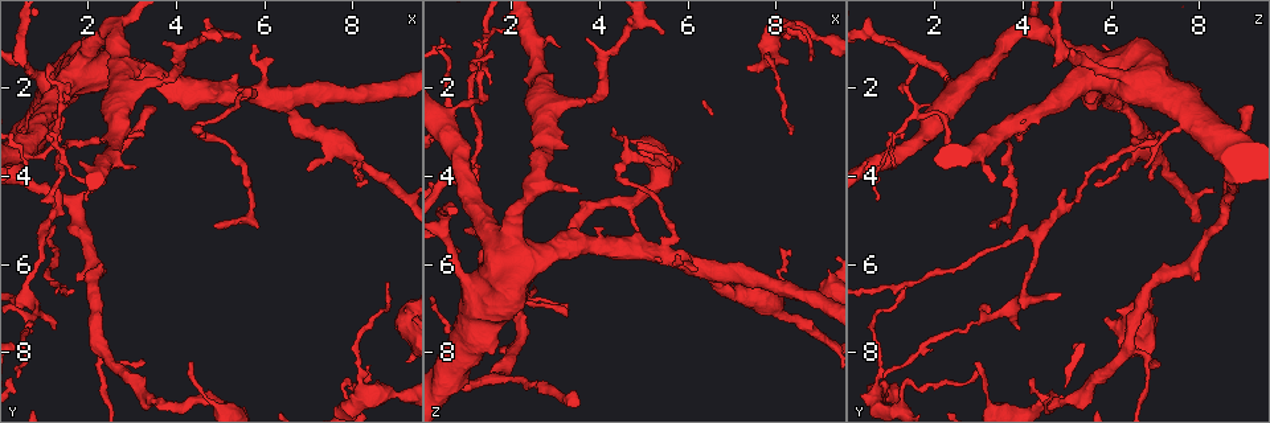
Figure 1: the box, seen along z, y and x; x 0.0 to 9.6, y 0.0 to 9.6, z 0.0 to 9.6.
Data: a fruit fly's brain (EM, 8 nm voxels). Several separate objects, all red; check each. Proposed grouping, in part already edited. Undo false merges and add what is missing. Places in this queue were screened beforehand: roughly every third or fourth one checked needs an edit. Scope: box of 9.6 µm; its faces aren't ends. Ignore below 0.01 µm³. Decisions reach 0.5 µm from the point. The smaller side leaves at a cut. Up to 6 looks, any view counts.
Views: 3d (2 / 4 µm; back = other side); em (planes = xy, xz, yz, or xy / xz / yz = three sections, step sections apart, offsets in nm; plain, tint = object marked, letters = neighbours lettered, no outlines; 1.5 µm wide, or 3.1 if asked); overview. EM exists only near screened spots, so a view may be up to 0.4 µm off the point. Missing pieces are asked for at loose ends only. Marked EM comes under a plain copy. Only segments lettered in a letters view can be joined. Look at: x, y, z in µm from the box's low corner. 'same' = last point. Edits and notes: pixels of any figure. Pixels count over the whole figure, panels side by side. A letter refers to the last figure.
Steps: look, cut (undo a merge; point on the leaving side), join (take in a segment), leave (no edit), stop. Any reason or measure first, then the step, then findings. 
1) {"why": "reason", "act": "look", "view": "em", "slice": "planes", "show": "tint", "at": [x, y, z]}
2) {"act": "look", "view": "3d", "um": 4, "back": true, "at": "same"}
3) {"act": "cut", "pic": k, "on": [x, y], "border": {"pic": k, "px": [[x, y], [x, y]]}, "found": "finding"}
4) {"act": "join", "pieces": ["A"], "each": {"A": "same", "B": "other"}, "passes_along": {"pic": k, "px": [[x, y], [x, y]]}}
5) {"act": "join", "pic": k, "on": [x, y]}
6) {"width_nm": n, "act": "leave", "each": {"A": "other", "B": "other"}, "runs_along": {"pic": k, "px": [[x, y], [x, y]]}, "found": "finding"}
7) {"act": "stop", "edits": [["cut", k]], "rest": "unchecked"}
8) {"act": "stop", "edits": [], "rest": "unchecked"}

{"why": "thin end", "act": "look", "view": "3d", "um": 4, "at": [8.30, 8.30, 2.95]}

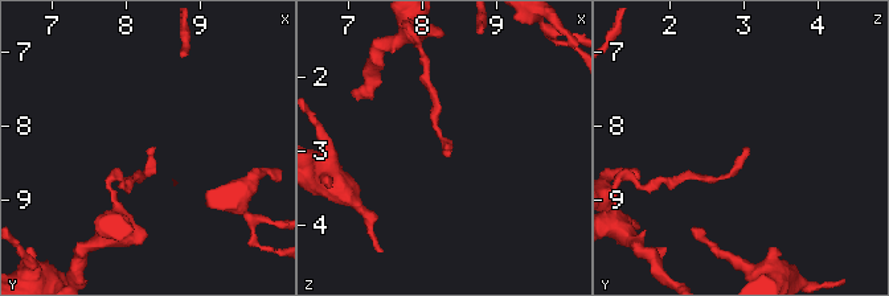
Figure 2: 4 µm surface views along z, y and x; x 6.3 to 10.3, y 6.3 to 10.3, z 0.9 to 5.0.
{"act": "look", "view": "em", "slice": "xz", "step": 8, "show": "tint", "at": [8.35, 8.30, 3.00]}

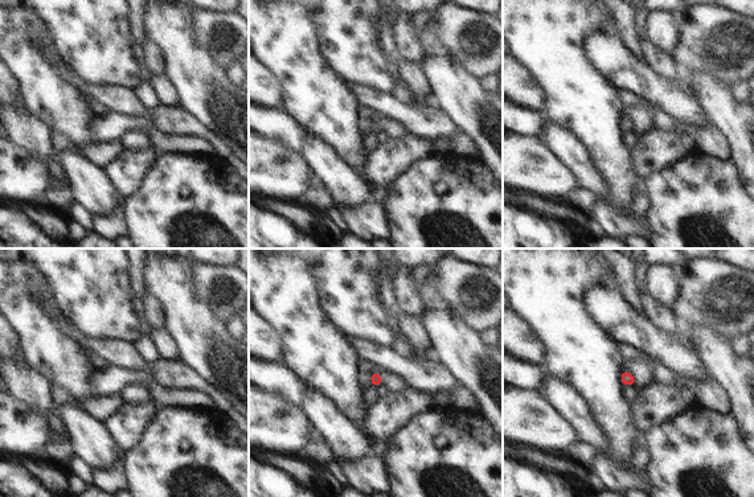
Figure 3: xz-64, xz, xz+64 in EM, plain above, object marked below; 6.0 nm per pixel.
{"act": "look", "view": "em", "slice": "planes", "show": "letters", "at": "same"}

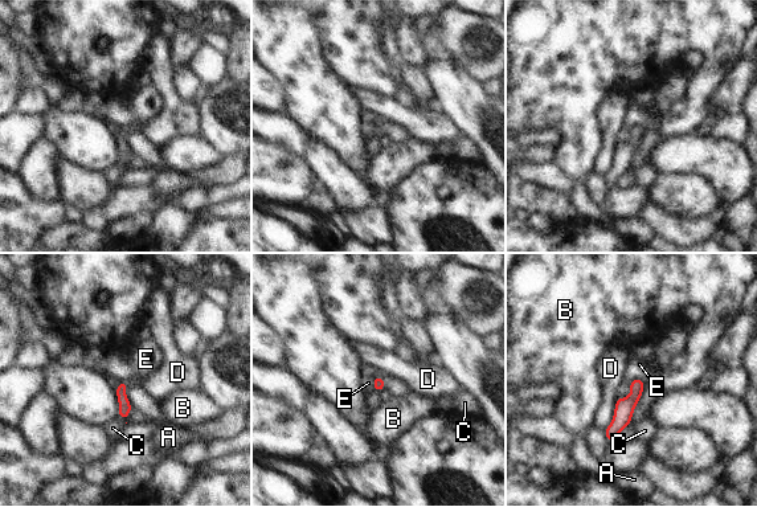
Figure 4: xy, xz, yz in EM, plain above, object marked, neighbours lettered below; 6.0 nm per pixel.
{"act": "leave", "each": {"A": "other", "B": "other", "C": "other", "D": "other", "E": "other"}, "found": "no lettered segment goes on from it"}

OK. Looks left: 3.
{"why": "an open end", "act": "look", "view": "3d", "um": 2, "back": true, "at": [8.85, 6.45, 1.35]}

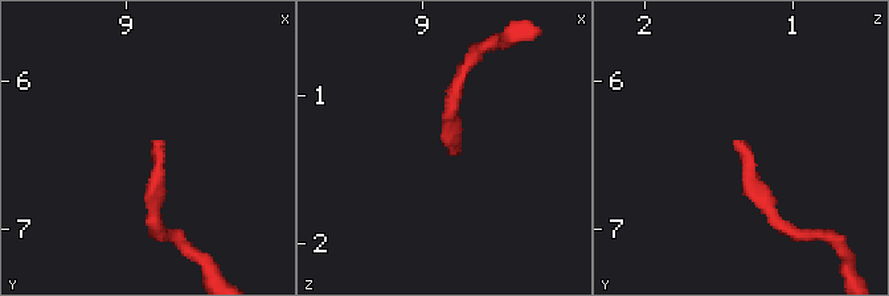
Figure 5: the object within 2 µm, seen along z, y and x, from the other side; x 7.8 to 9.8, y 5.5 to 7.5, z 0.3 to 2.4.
{"why": "shape alone is not enough", "act": "look", "view": "em", "slice": "planes", "show": "letters", "at": [8.80, 6.42, 1.42]}

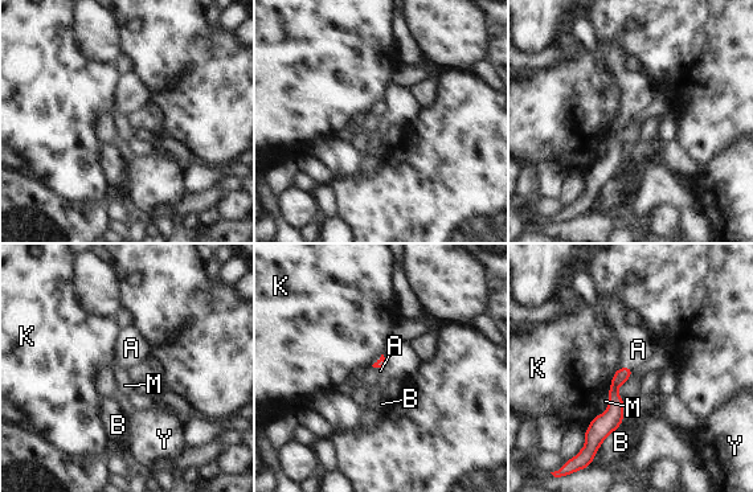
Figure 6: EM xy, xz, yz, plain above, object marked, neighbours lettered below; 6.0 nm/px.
{"act": "join", "pieces": ["A"], "each": {"A": "same", "B": "other", "K": "other", "M": "other", "Y": "other"}, "found": "it goes on there"}

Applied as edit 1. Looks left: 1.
{"why": "three arms meet", "act": "look", "view": "em", "slice": "planes", "show": "letters", "at": [7.95, 9.10, 1.25]}

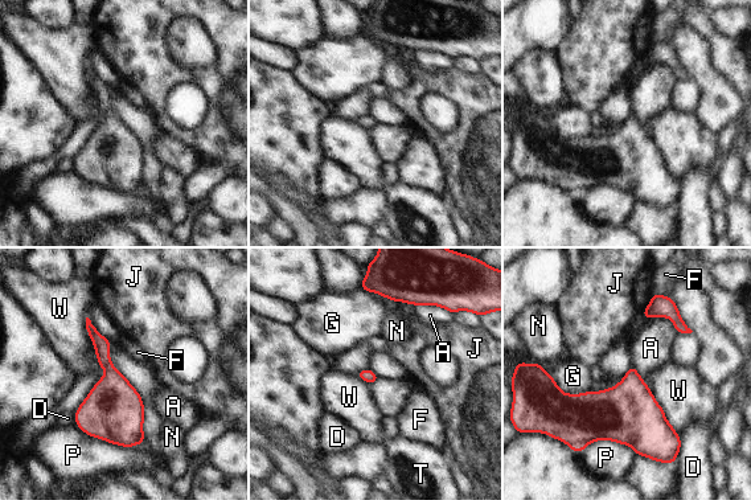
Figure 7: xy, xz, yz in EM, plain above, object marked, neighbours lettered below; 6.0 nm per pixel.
{"longest_contact_nm": ["P", 440], "act": "leave", "each": {"A": "other", "D": "other", "F": "other", "G": "other", "J": "other", "N": "other", "P": "other", "T": "other", "W": "other"}, "border": {"pic": 7, "px": [[647, 318], [668, 318], [677, 332]]}, "found": "one neuron here"}

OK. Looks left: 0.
{"act": "stop", "edits": [["join", 6]], "rest": "unchecked"}

